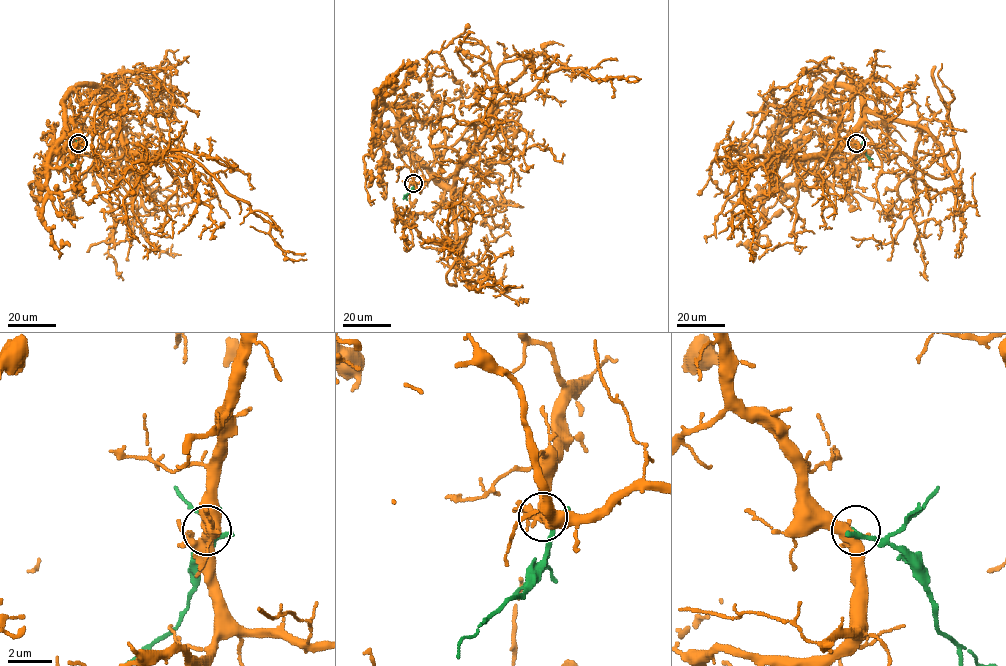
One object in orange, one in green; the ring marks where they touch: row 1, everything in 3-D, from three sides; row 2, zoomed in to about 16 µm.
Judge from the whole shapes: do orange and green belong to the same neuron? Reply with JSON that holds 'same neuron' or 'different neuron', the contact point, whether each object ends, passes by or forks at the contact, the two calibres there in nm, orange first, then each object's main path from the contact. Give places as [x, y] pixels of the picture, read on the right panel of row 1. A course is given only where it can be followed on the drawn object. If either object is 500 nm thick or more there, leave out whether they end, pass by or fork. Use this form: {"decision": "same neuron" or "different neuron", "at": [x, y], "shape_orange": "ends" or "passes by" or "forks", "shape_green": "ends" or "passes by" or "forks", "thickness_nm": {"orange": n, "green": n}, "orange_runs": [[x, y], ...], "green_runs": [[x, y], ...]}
{"decision": "different neuron", "at": [856, 143], "shape_orange": "forks", "shape_green": "passes by", "thickness_nm": {"orange": 380, "green": 160}, "orange_runs": [[856, 144], [840, 116], [847, 90], [861, 97], [861, 118], [834, 149], [779, 150], [746, 179], [752, 259]], "green_runs": [[857, 144], [871, 163], [869, 168]]}

